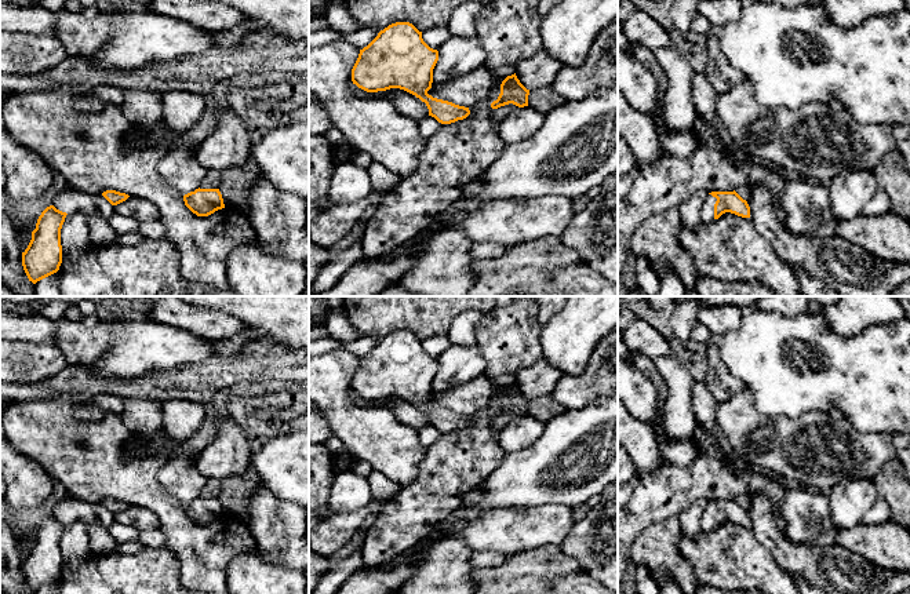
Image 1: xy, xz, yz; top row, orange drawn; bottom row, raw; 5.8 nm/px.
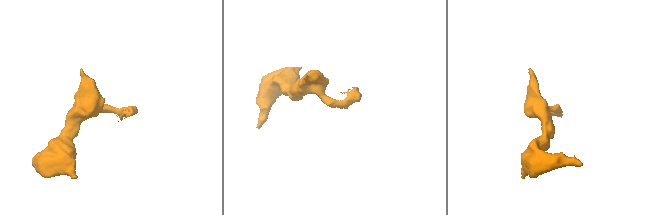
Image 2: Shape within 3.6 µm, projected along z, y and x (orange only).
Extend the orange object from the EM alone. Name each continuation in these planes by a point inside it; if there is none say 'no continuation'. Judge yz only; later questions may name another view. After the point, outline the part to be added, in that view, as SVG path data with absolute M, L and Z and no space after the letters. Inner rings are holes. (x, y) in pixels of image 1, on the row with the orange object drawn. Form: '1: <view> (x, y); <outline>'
1: yz (708, 208); M707 194L706 201L703 203L702 208L700 208L700 221L702 223L713 223L714 219L714 204L716 204L717 198L713 197L711 194Z

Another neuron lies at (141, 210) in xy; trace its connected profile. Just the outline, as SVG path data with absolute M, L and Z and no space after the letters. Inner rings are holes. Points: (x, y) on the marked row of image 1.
M130 196L125 201L114 205L114 212L139 223L160 219L160 211L152 201L135 196Z

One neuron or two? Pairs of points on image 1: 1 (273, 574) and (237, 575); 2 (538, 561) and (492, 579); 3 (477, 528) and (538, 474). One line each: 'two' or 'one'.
1: one
2: one
3: two

